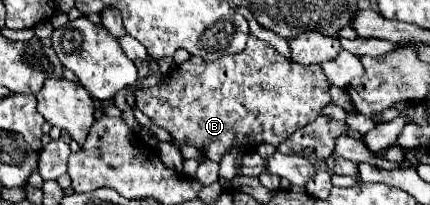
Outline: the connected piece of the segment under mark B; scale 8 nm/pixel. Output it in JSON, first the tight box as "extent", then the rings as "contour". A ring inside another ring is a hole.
{"extent":[134,37,332,161],"contour":[[[250,37],[246,51],[238,55],[224,55],[208,63],[192,57],[190,61],[172,69],[172,79],[166,79],[166,83],[160,87],[138,91],[134,97],[138,109],[150,117],[154,125],[166,129],[178,145],[192,145],[200,149],[210,161],[220,161],[222,155],[236,143],[246,143],[246,147],[254,147],[258,143],[278,145],[296,129],[312,123],[320,115],[320,109],[332,101],[328,81],[320,65],[298,65],[288,61],[266,41],[256,37]]]}

